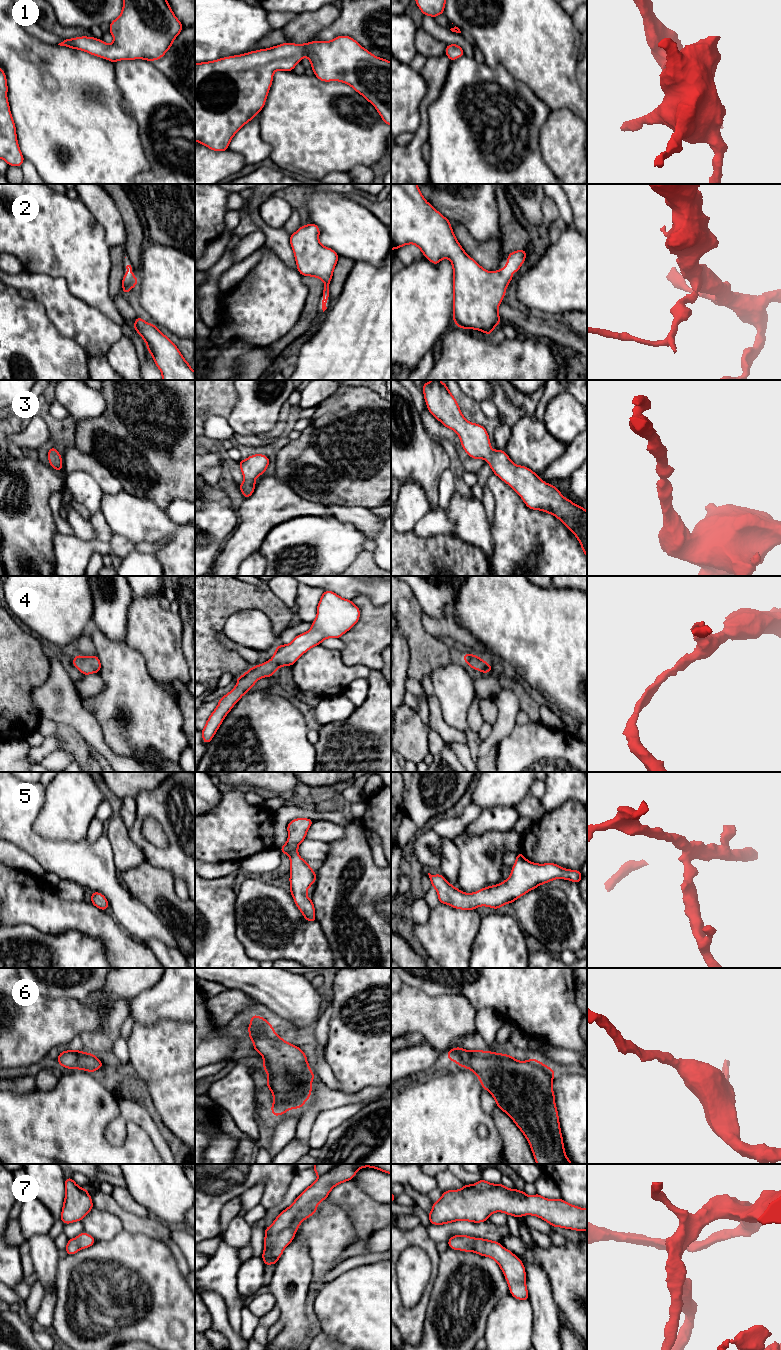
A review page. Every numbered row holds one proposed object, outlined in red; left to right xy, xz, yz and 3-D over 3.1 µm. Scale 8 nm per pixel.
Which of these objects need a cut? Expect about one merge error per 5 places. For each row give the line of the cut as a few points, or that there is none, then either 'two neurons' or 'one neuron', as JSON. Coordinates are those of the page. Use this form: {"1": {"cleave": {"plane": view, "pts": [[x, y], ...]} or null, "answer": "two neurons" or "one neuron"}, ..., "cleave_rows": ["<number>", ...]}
{"1": {"cleave": null, "answer": "one neuron"}, "2": {"cleave": null, "answer": "one neuron"}, "3": {"cleave": null, "answer": "one neuron"}, "4": {"cleave": null, "answer": "one neuron"}, "5": {"cleave": null, "answer": "one neuron"}, "6": {"cleave": null, "answer": "one neuron"}, "7": {"cleave": null, "answer": "one neuron"}, "cleave_rows": []}

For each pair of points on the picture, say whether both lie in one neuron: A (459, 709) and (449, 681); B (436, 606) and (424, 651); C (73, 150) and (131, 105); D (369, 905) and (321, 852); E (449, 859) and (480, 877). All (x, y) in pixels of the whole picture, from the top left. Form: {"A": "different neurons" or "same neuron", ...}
{"A": "same neuron", "B": "different neurons", "C": "different neurons", "D": "different neurons", "E": "different neurons"}

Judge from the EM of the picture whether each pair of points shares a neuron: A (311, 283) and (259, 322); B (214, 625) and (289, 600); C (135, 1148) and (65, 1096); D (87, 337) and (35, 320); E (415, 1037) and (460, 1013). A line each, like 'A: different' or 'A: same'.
A: different
B: different
C: same
D: different
E: different

